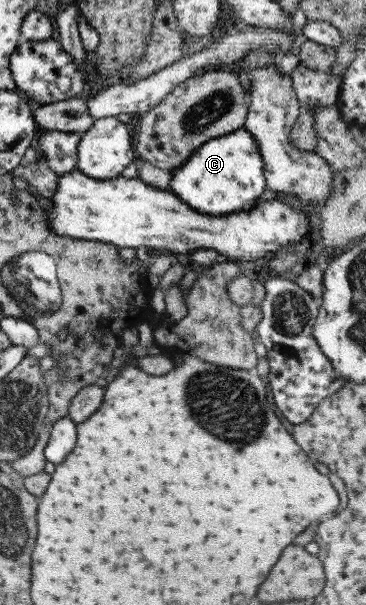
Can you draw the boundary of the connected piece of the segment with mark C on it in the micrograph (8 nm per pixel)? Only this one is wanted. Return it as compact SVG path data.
M244 128L218 137L203 144L183 165L171 171L173 185L169 190L185 201L185 204L188 204L194 211L209 214L209 216L221 216L221 214L239 212L239 210L248 211L256 204L255 200L267 189L262 156L259 154L253 135Z

